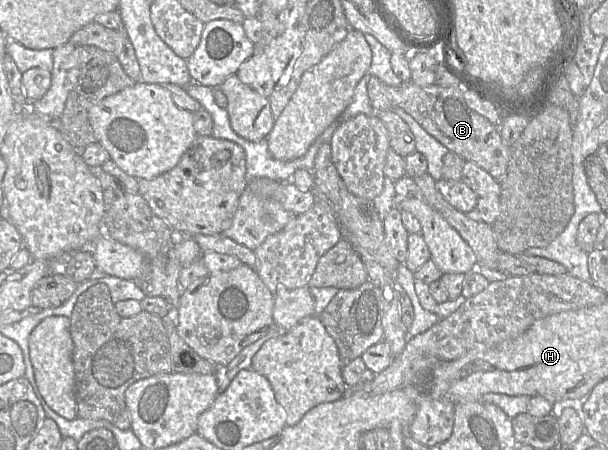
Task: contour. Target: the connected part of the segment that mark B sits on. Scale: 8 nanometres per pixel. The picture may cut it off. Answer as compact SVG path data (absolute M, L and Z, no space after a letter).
M375 76L367 84L368 96L375 111L401 108L410 114L430 135L466 161L474 162L499 183L503 181L510 160L510 147L505 145L500 127L468 107L463 88L441 87L436 84L419 86L412 81L389 86Z

